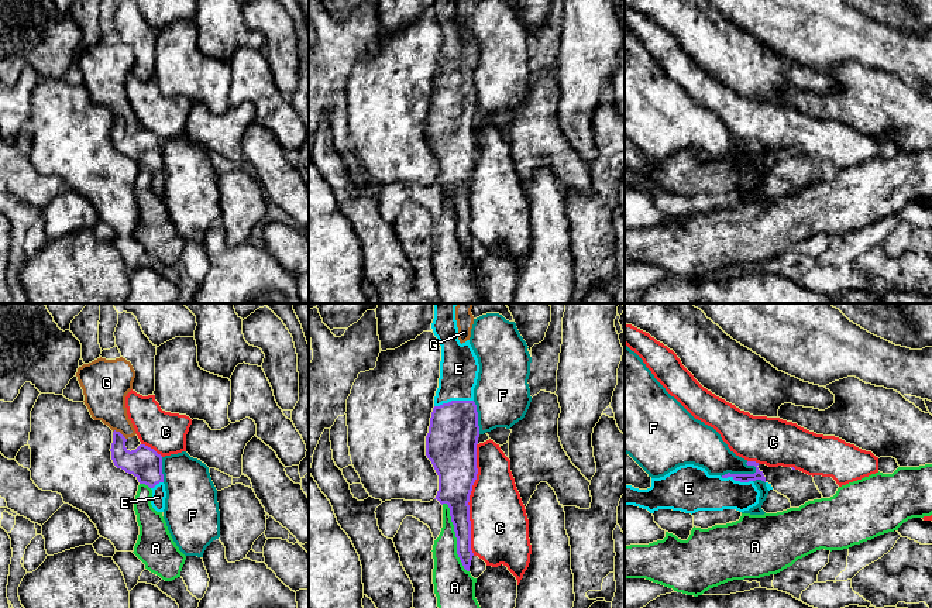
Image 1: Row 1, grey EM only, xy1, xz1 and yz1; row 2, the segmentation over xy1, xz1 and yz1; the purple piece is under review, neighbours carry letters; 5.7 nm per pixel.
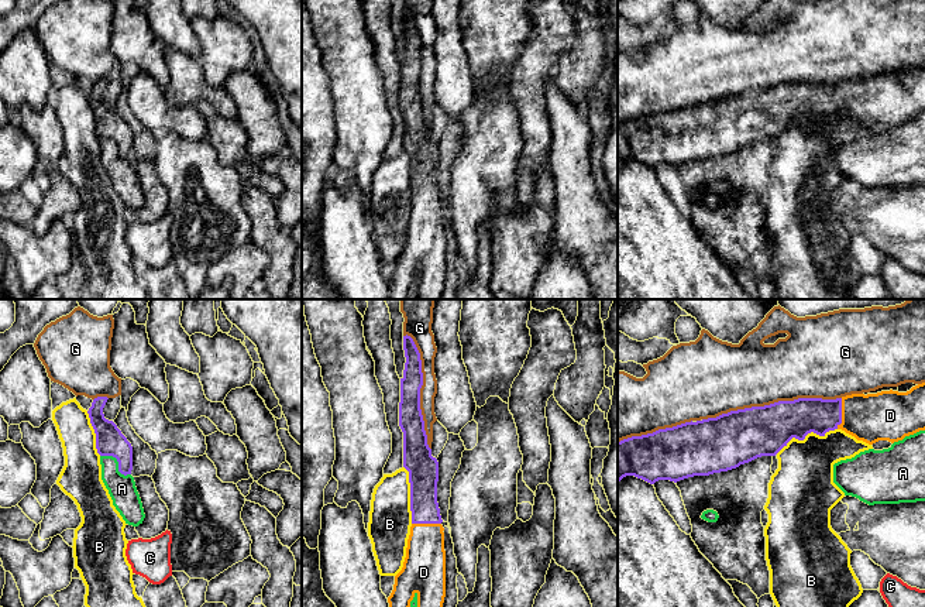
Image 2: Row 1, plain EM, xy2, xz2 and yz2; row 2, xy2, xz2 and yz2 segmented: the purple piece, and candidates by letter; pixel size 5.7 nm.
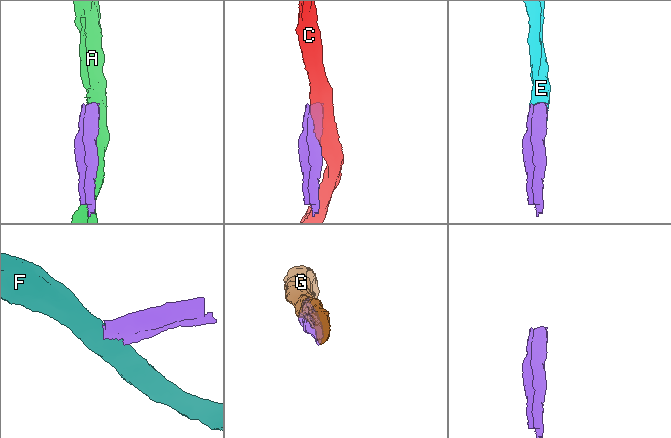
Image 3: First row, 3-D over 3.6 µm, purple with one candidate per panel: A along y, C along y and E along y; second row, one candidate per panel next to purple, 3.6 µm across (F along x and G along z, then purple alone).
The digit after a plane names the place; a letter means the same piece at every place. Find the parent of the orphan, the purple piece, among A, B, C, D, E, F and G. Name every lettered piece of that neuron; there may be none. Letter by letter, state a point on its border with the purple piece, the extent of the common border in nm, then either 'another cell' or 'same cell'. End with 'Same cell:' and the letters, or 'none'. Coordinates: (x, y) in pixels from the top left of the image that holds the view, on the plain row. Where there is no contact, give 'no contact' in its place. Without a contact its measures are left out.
A: contact xz1 (456, 220); length 420 nm; another cell
B: contact yz2 (805, 119); length 380 nm; another cell
C: contact xz1 (468, 184); length 650 nm; another cell
D: contact yz2 (841, 98); length 180 nm; same cell
E: contact xz1 (453, 85); length 220 nm; same cell
F: contact yz1 (739, 158); length 220 nm; another cell
G: contact yz2 (772, 88); length 800 nm; another cell
Same cell: D, E

